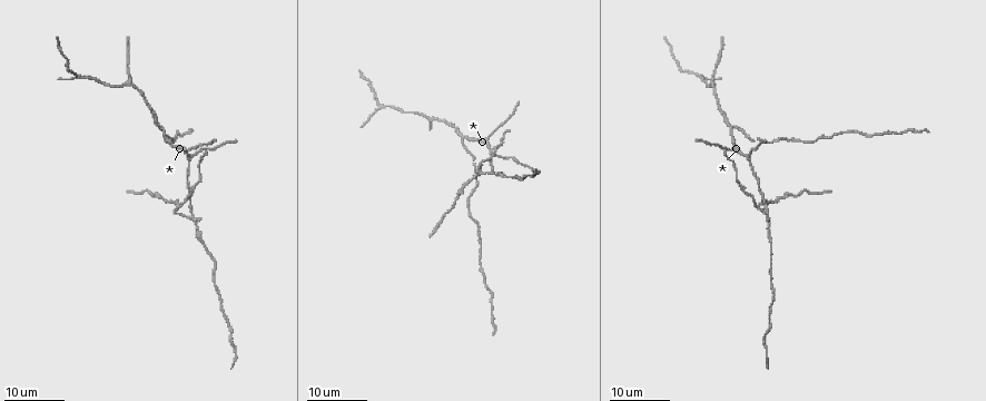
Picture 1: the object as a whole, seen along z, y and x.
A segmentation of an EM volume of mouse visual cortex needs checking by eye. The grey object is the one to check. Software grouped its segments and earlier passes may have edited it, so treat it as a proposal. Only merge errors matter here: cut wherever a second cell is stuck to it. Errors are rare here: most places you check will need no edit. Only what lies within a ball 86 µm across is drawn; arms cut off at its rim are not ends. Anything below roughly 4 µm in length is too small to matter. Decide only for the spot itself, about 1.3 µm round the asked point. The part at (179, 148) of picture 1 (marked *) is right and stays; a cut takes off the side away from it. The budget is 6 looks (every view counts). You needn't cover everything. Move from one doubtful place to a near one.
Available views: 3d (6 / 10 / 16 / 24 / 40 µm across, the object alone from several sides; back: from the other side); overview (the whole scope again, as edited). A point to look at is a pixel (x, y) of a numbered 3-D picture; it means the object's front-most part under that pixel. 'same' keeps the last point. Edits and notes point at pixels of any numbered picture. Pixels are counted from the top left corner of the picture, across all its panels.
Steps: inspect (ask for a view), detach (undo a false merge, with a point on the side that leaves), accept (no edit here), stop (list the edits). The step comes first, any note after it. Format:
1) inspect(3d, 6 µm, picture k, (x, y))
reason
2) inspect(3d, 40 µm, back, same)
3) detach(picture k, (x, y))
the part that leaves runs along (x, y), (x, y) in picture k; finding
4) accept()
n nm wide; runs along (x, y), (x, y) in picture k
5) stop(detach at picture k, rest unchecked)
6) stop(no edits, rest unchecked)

inspect(3d, 16 µm, picture 1, (159, 128))
branch point

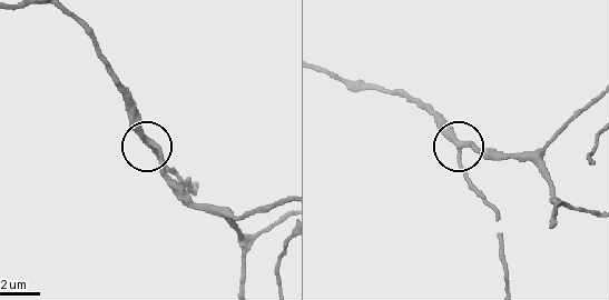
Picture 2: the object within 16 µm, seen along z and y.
inspect(3d, 6 µm, picture 2, (455, 146))

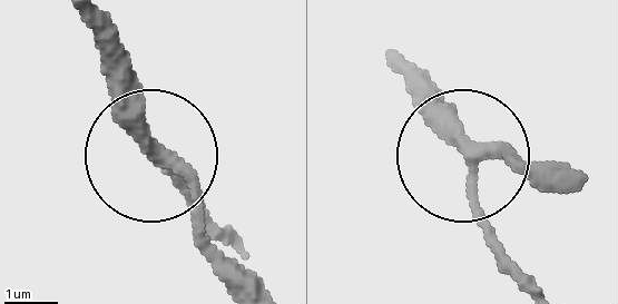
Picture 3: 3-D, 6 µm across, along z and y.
accept()
side arm 32 µm; runs along (258, 282), (147, 136), (134, 82), (102, 47) in picture 3; continuous, no second cell

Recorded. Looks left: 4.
inspect(3d, 16 µm, picture 1, (127, 82))
branch point

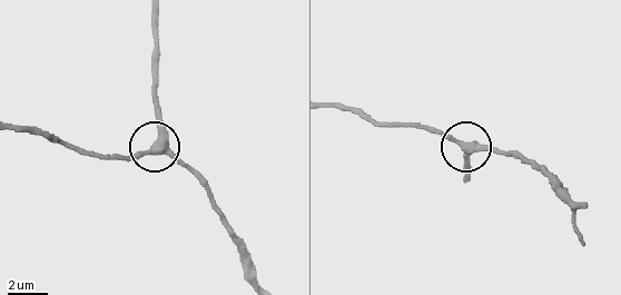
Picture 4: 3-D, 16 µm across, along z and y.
inspect(3d, 10 µm, picture 4, (158, 140))

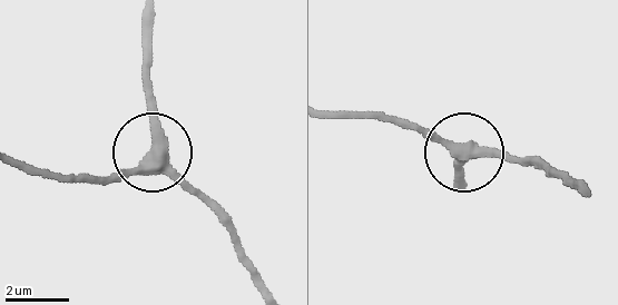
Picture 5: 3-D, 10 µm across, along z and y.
inspect(3d, 10 µm, back, picture 5, (153, 155))
from behind

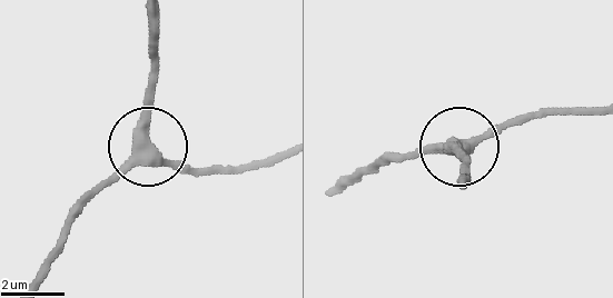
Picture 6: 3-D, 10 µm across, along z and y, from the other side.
accept()
runs along (38, 278), (67, 222), (145, 142), (155, 58) in picture 6; continuous, no second cell

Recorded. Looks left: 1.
stop(no edits, rest unchecked)

